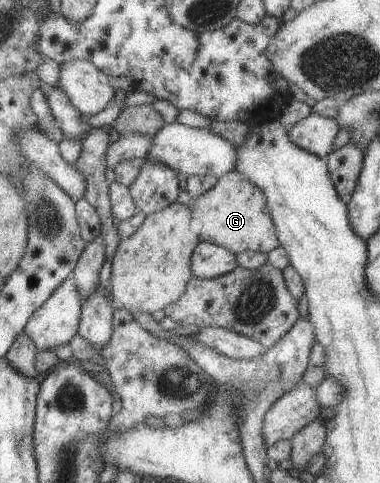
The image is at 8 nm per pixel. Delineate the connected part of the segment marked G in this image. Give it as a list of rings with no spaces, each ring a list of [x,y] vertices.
[[[234,169],[224,173],[205,193],[188,205],[191,222],[199,242],[227,248],[231,253],[244,251],[263,252],[279,246],[276,229],[270,218],[262,191]]]

